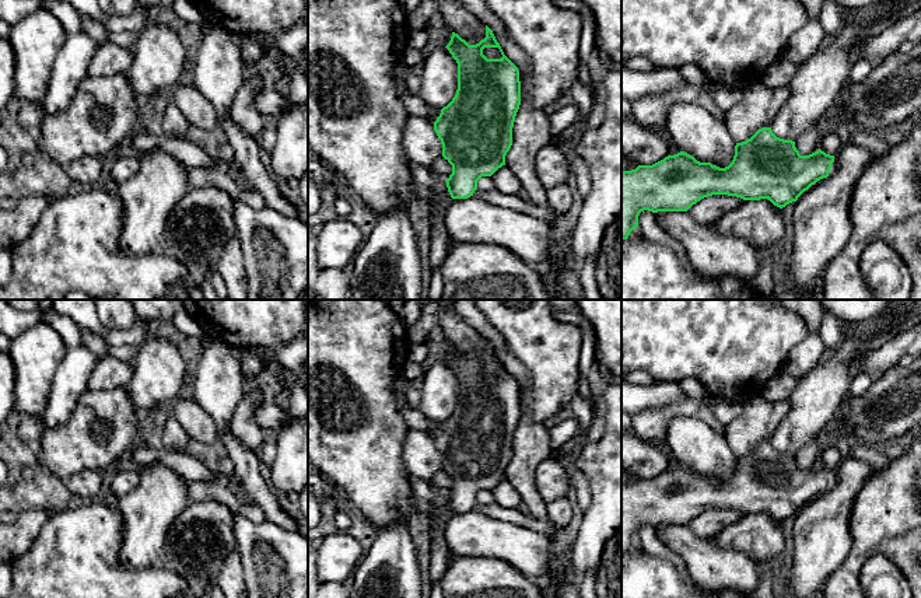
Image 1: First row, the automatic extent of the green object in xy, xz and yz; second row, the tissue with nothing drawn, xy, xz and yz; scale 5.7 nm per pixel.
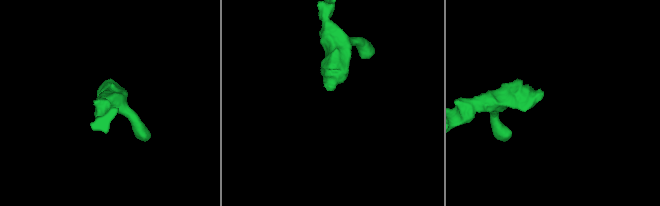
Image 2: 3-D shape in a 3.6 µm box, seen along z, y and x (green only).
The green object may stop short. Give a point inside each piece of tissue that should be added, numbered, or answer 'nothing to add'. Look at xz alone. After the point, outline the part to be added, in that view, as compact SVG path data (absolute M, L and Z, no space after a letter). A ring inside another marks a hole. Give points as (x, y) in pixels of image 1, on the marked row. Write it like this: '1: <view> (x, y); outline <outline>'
nothing to add

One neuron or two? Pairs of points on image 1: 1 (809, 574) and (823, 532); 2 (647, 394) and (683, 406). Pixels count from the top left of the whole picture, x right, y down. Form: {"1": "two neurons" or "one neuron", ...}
{"1": "one neuron", "2": "two neurons"}

